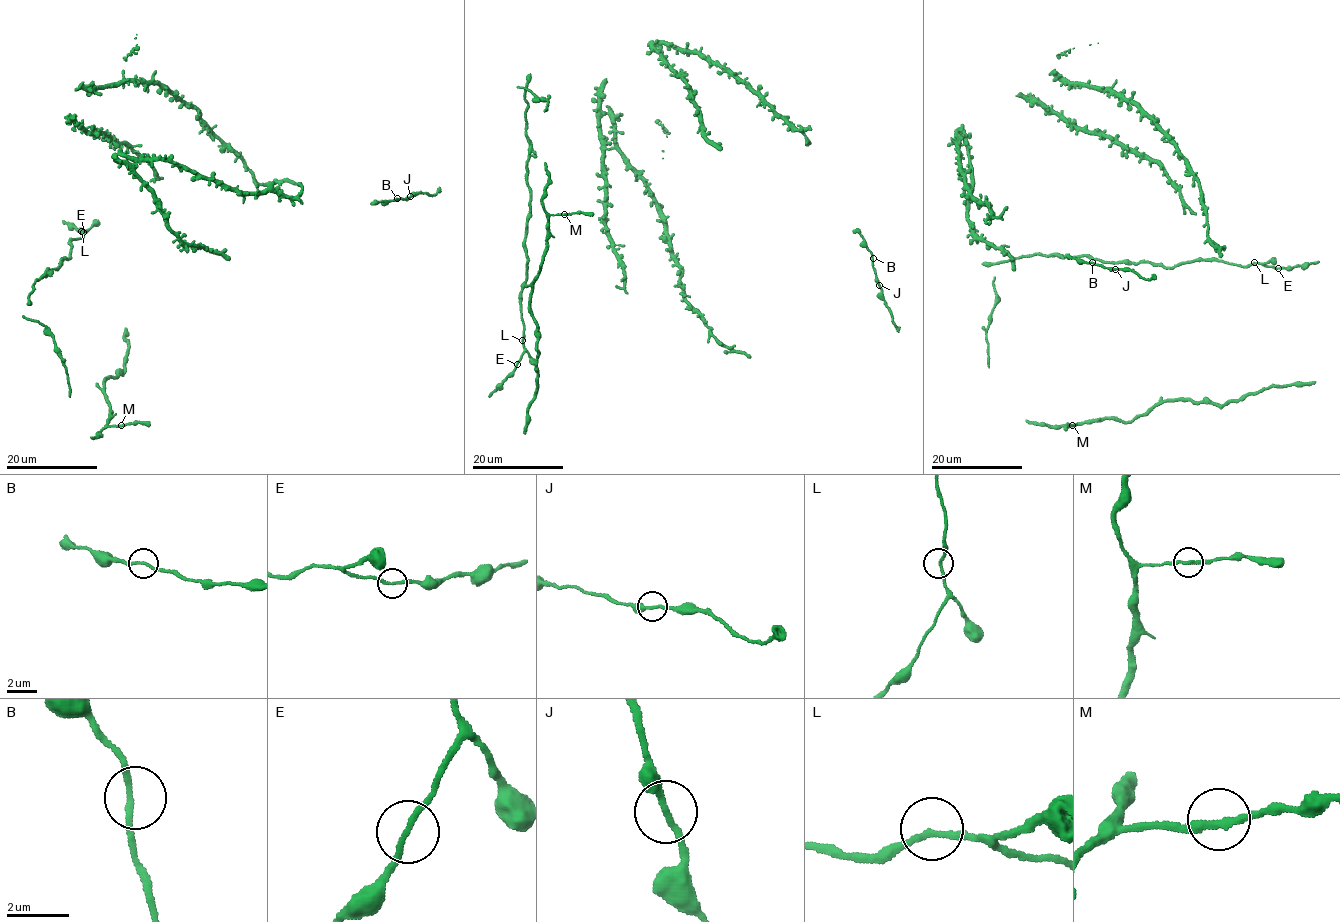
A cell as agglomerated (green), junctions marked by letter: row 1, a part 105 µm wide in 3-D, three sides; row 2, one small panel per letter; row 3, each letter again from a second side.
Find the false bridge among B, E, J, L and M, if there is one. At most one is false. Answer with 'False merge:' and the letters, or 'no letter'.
False merge: no letter

